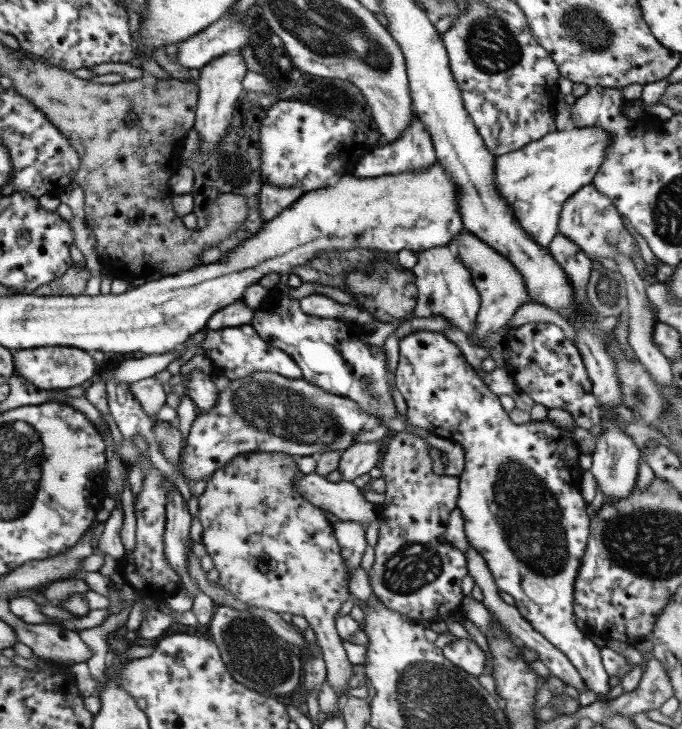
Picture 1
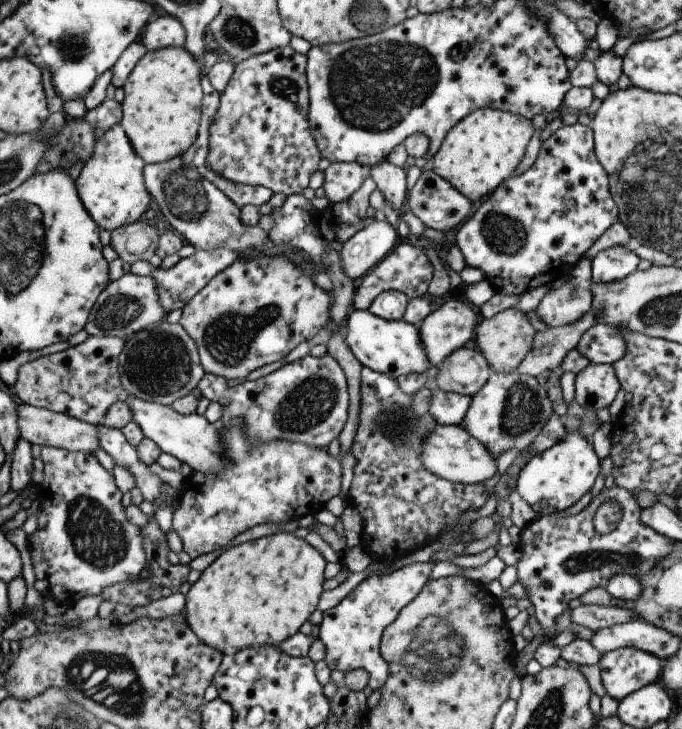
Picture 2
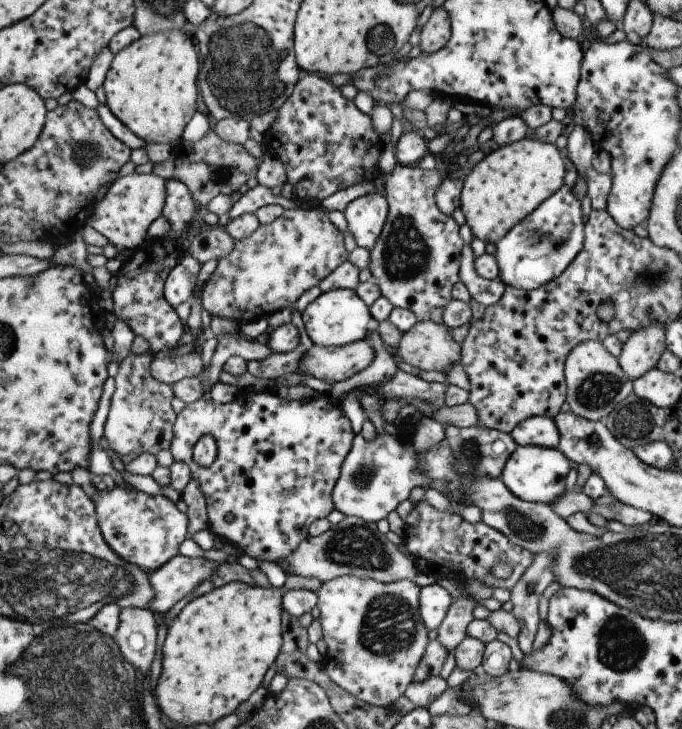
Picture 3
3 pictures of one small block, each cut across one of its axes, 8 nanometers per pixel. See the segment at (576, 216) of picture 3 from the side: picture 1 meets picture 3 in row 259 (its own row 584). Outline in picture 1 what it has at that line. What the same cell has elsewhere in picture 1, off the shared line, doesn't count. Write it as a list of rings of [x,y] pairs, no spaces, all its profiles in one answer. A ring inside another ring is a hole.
[[[412,331],[408,335],[403,336],[398,342],[398,361],[394,373],[395,388],[401,393],[406,404],[406,418],[410,425],[424,428],[427,432],[446,438],[459,444],[464,452],[463,469],[458,476],[458,500],[456,508],[459,509],[463,518],[464,536],[468,544],[481,556],[486,570],[491,576],[501,592],[506,592],[513,598],[514,607],[519,611],[520,616],[535,630],[541,634],[547,642],[550,642],[557,650],[561,651],[569,659],[569,662],[579,671],[583,683],[588,686],[588,690],[602,695],[599,701],[611,701],[606,695],[609,688],[608,674],[605,674],[601,664],[599,647],[590,640],[586,631],[579,630],[574,624],[573,614],[573,582],[583,557],[587,538],[589,537],[590,518],[589,505],[583,501],[579,493],[579,483],[582,475],[582,468],[579,466],[579,449],[575,440],[571,437],[571,433],[575,426],[565,428],[565,426],[557,426],[549,419],[544,421],[529,421],[525,424],[515,424],[509,419],[505,410],[499,405],[497,395],[493,394],[484,384],[482,379],[477,375],[477,371],[463,358],[461,351],[457,345],[451,343],[443,333],[436,331]]]

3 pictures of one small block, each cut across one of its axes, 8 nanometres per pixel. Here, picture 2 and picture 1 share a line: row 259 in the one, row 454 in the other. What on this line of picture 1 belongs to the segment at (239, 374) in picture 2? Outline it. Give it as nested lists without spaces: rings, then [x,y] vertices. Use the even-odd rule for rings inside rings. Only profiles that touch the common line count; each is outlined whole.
[[[260,451],[245,452],[244,454],[235,454],[231,460],[225,462],[225,465],[221,466],[217,471],[214,471],[208,477],[205,491],[198,497],[199,512],[197,512],[197,518],[200,526],[203,527],[201,544],[205,547],[207,556],[211,558],[214,568],[218,571],[217,584],[221,585],[225,591],[229,591],[233,599],[237,599],[237,601],[253,607],[263,607],[264,609],[269,609],[276,613],[289,612],[289,614],[303,617],[307,623],[309,623],[309,627],[313,630],[313,633],[315,633],[317,645],[322,651],[321,656],[326,668],[325,680],[336,695],[343,694],[348,688],[347,683],[349,682],[349,678],[352,677],[352,664],[349,663],[347,657],[345,657],[345,650],[341,647],[343,646],[341,643],[342,640],[335,634],[334,614],[337,614],[339,608],[341,608],[341,604],[349,598],[347,573],[345,573],[346,565],[344,564],[343,558],[340,556],[340,549],[333,535],[332,526],[327,518],[325,518],[324,511],[314,508],[313,505],[303,501],[303,498],[300,498],[296,494],[294,482],[296,482],[297,477],[302,474],[297,468],[297,459],[297,457],[283,453]]]

